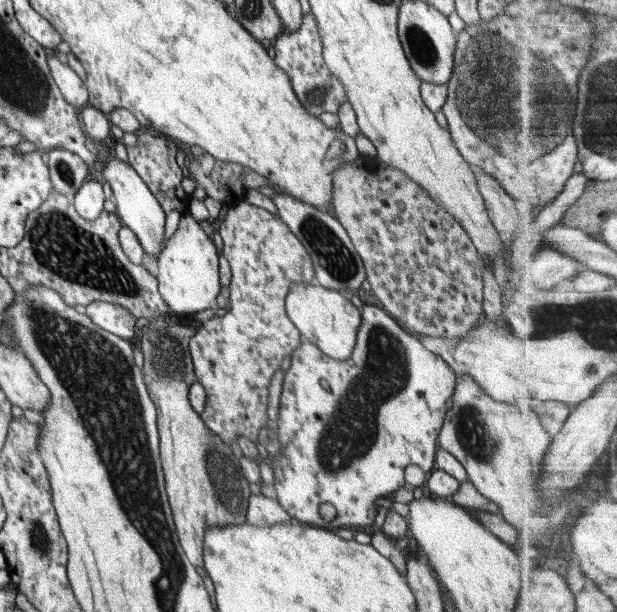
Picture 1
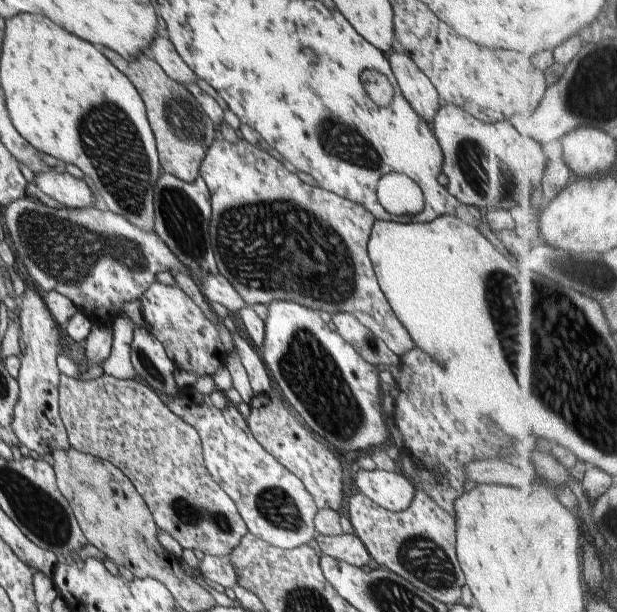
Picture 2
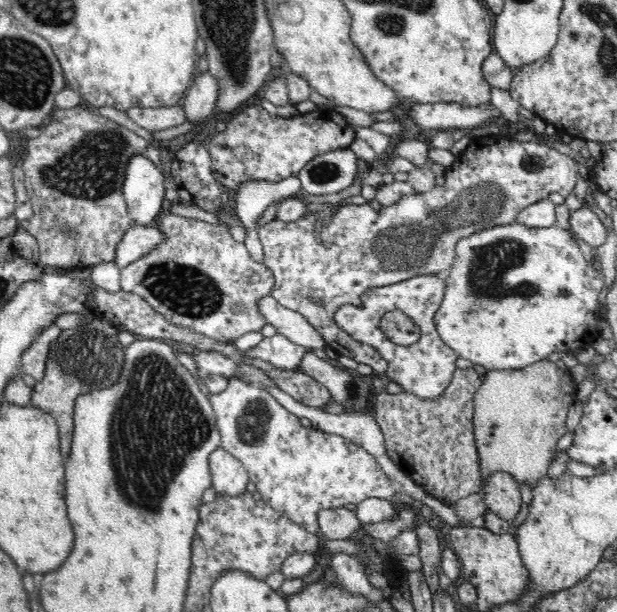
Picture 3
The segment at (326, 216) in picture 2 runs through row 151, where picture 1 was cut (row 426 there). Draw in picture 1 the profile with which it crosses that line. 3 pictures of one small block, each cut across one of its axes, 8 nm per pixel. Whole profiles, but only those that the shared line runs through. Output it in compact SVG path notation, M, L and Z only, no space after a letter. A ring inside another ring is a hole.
M246 201L238 203L230 208L228 214L223 221L220 221L216 225L216 234L220 237L222 241L222 255L229 262L231 268L231 282L230 288L230 310L226 312L222 317L212 317L210 320L201 324L202 327L194 333L194 336L190 337L190 342L188 344L189 354L191 355L191 360L193 361L193 367L195 370L195 375L197 381L204 387L206 391L206 404L204 410L200 413L202 420L206 423L206 426L214 434L218 435L221 440L230 446L231 441L237 442L237 437L239 435L246 436L253 442L258 442L259 430L262 427L266 427L269 421L269 416L267 413L268 409L268 387L270 385L270 380L276 370L280 368L283 359L286 357L291 357L291 353L301 344L302 336L300 331L295 327L295 324L288 318L285 302L286 295L288 295L290 286L292 284L312 284L315 282L315 272L314 264L312 264L312 259L310 259L309 253L305 250L305 247L301 244L301 241L294 235L288 226L281 220L277 214L267 212L266 209L254 206L254 204L248 204Z

